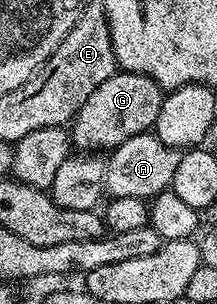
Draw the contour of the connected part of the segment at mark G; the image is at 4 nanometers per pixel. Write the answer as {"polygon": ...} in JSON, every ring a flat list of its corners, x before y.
{"polygon":[[118,70,83,102,71,124,71,144,77,150,112,150,127,138,150,131,159,118,166,93,149,76]]}

